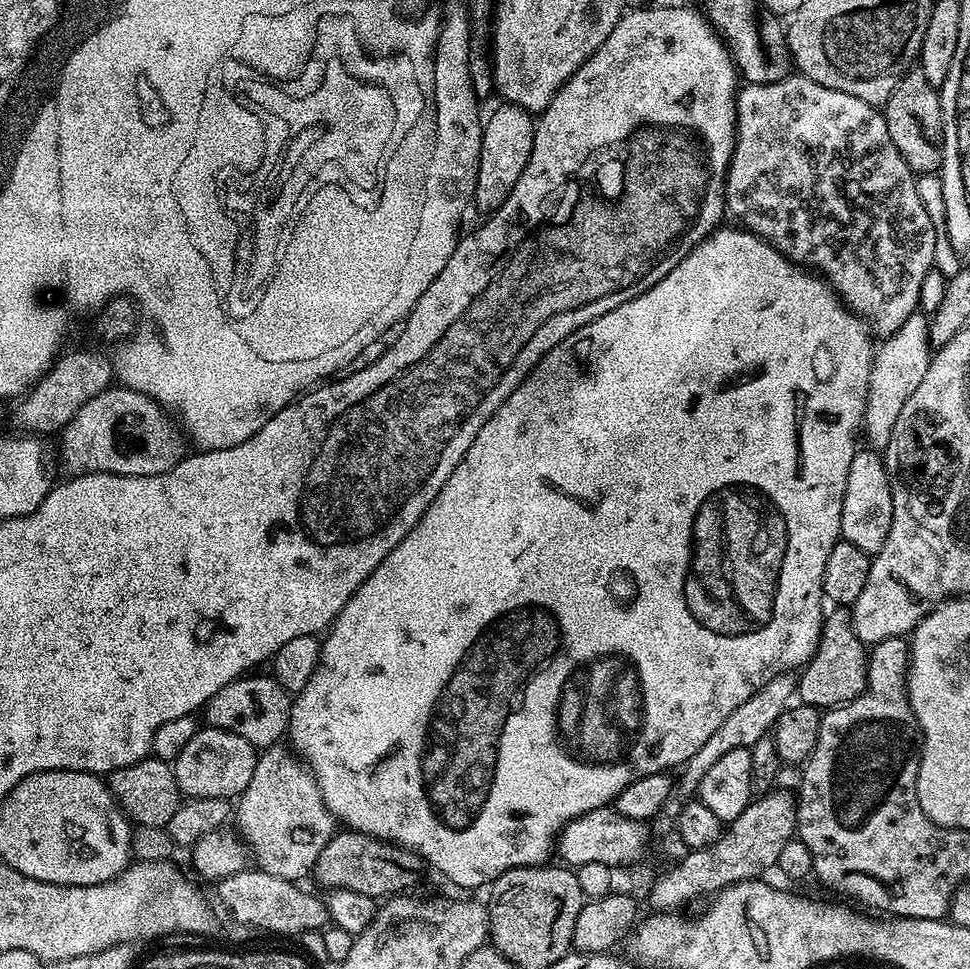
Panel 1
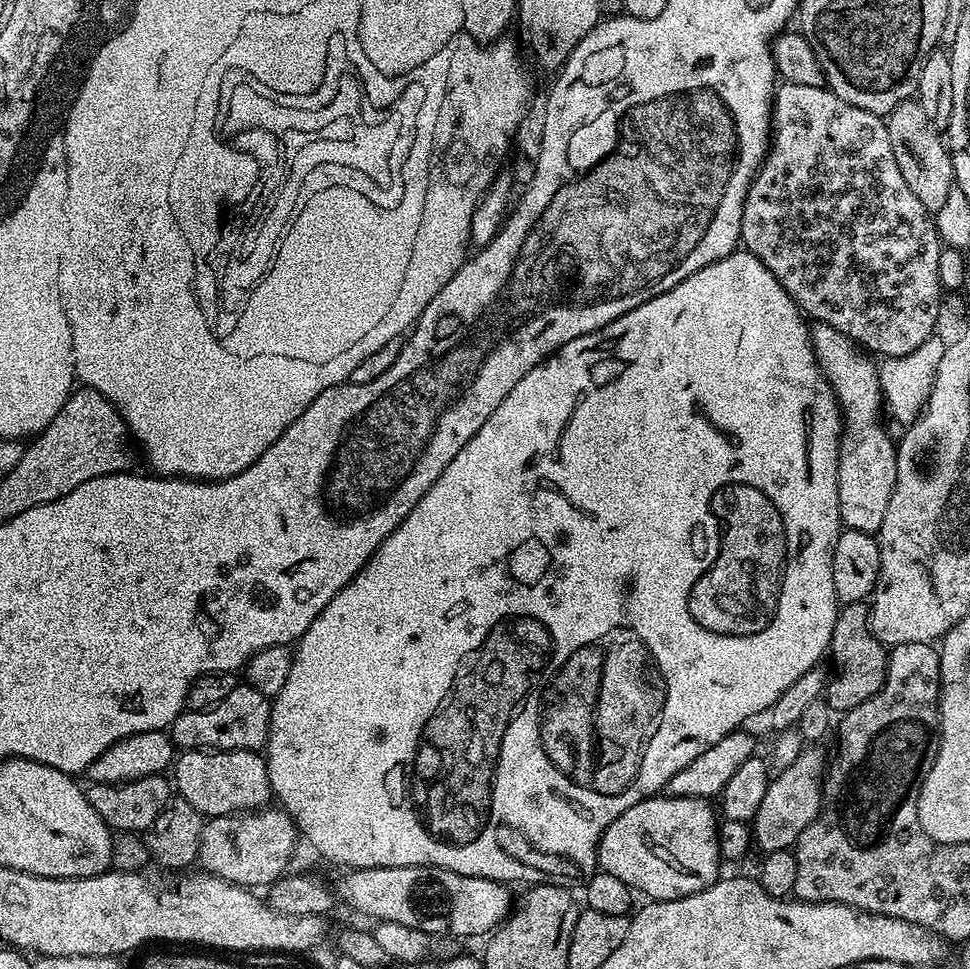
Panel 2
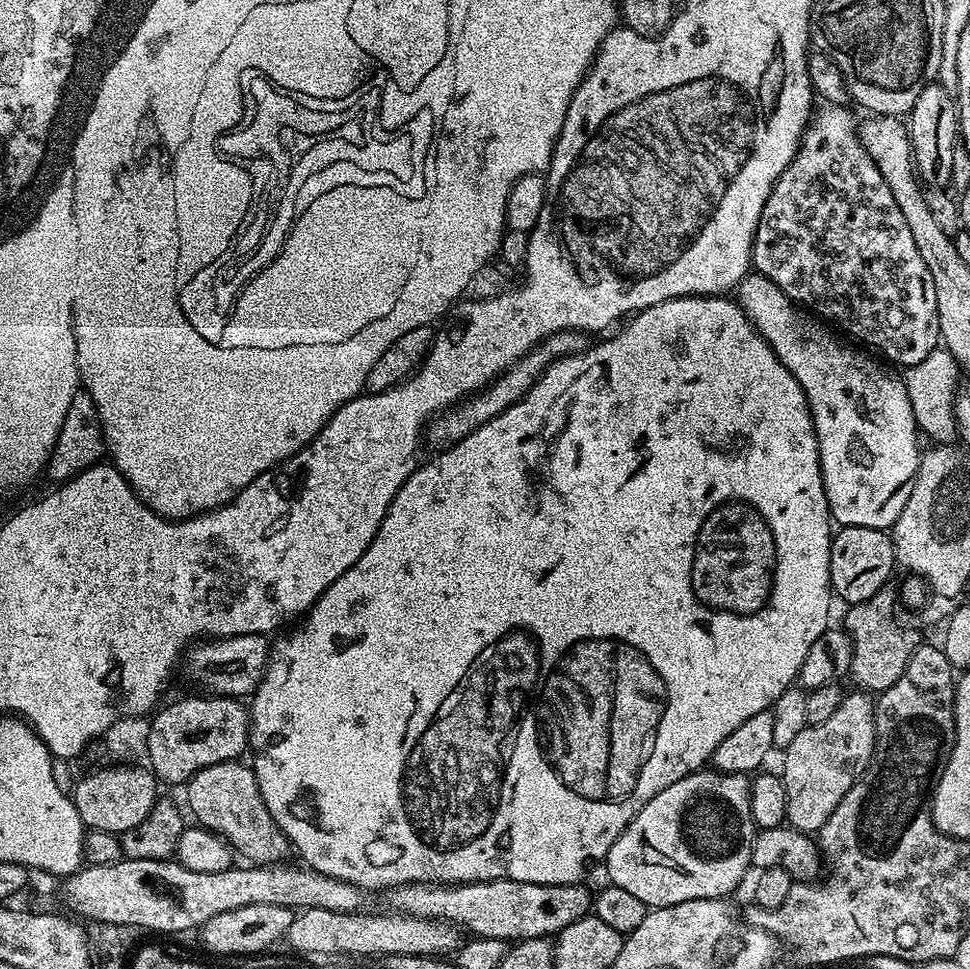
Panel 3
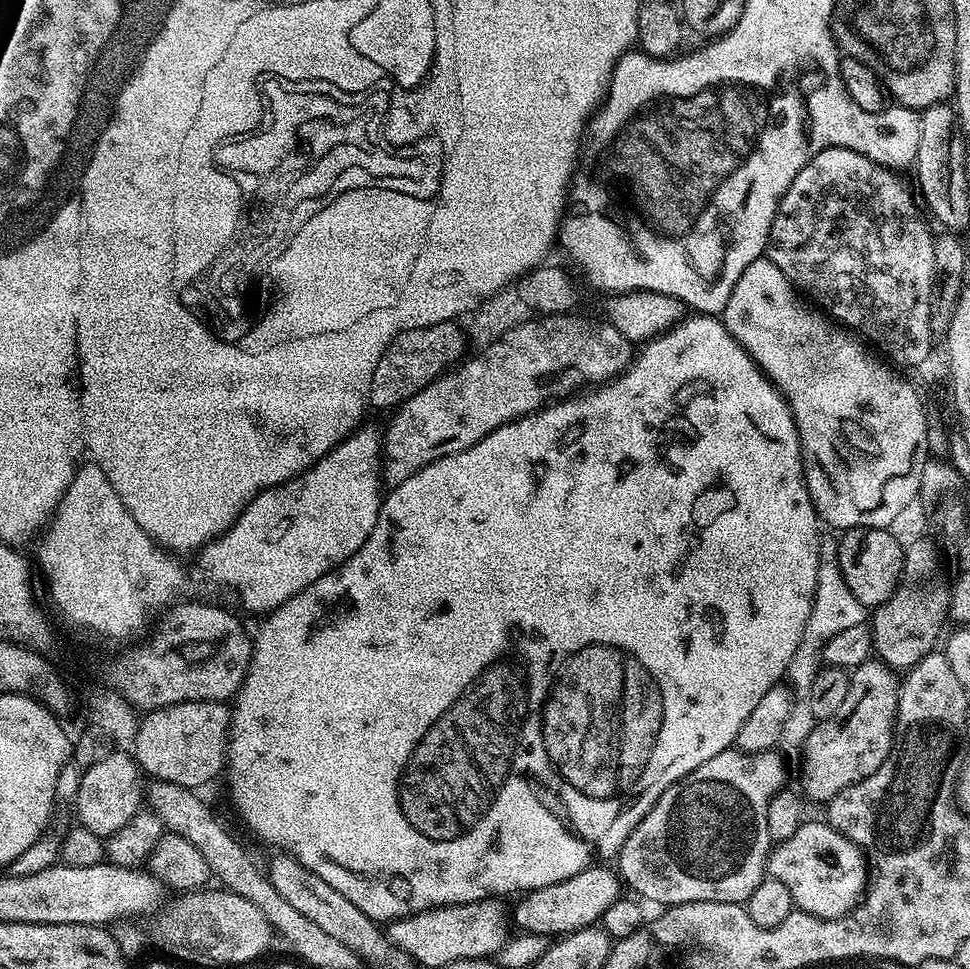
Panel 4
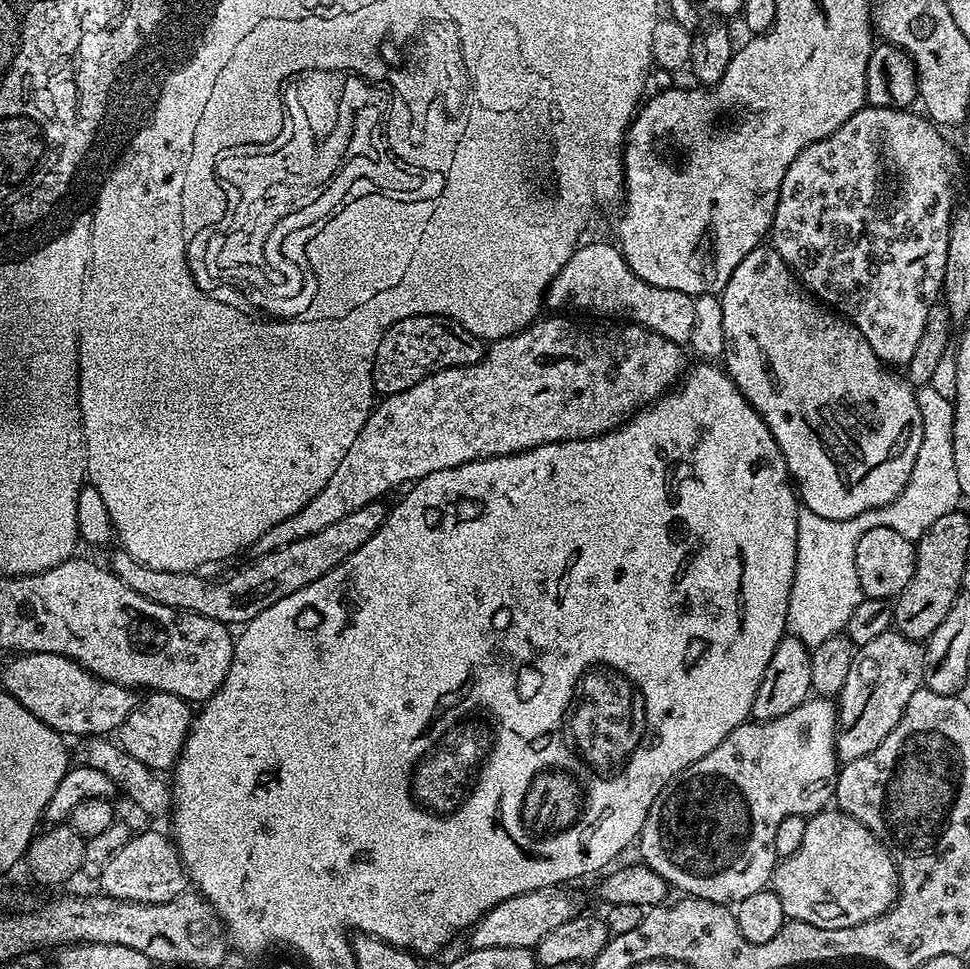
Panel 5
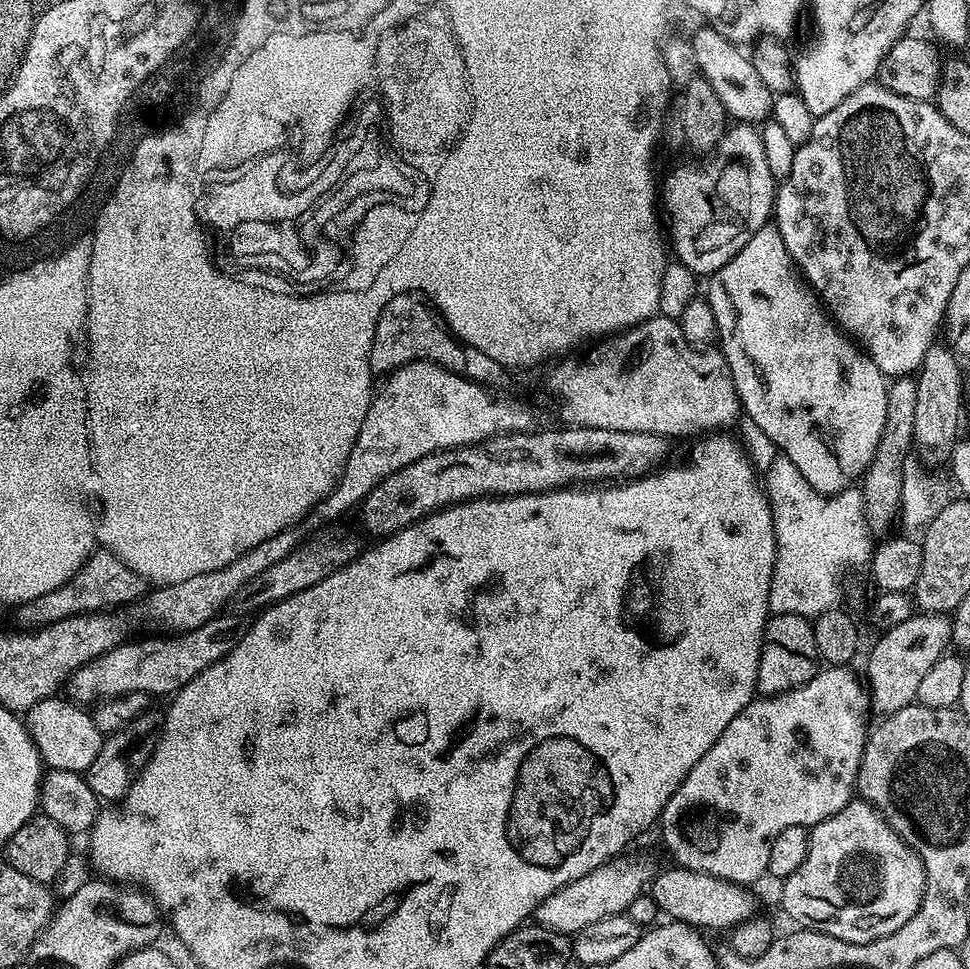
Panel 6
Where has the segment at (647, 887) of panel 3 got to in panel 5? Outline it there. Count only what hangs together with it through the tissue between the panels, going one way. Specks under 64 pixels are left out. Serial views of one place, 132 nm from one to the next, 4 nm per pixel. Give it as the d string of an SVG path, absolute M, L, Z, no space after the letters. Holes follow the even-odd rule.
M809 698L804 701L802 706L798 706L794 710L790 710L790 714L786 714L786 722L774 722L773 720L762 720L759 722L745 722L739 724L734 731L726 734L726 738L722 738L722 742L718 742L718 746L714 746L714 750L710 750L710 754L706 754L706 758L698 758L698 762L694 762L679 778L666 785L662 790L662 794L658 794L658 798L654 802L654 806L650 806L650 814L644 823L644 829L641 830L638 837L638 849L640 848L639 859L647 864L650 870L654 870L654 874L662 874L662 878L673 889L676 888L688 898L698 900L709 900L715 904L735 905L737 900L742 898L750 898L750 894L758 894L765 891L772 883L772 872L776 869L778 857L774 850L774 833L778 830L778 826L791 816L803 816L805 818L814 816L818 812L823 812L833 803L834 793L836 790L836 777L838 775L838 761L836 758L836 726L838 723L838 708L831 699L828 698ZM782 740L790 740L790 748L786 748L788 752L794 752L792 756L796 756L794 770L796 772L780 772L786 766L790 768L790 760L786 764L786 754L784 754L784 746Z

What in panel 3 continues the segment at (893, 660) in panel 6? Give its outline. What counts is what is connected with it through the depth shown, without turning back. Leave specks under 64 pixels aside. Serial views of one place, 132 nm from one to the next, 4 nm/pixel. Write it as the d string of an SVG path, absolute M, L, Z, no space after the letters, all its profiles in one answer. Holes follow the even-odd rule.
M863 690L849 691L838 710L834 710L834 714L826 718L826 722L808 724L783 751L785 772L782 779L786 786L787 823L805 834L819 833L826 818L834 814L838 802L842 802L850 786L854 786L854 782L868 769L868 763L876 753L876 705L873 697Z

